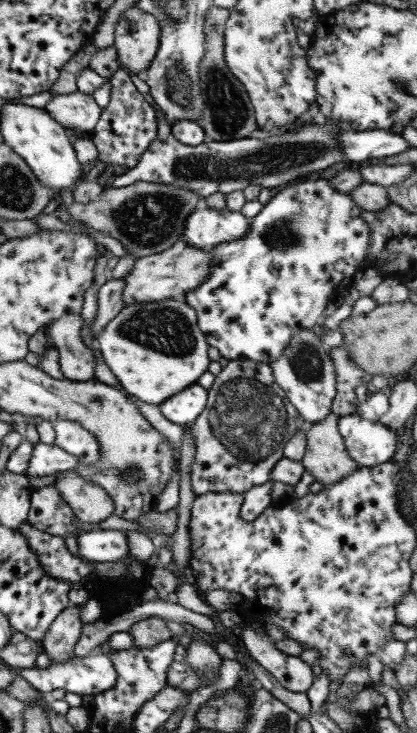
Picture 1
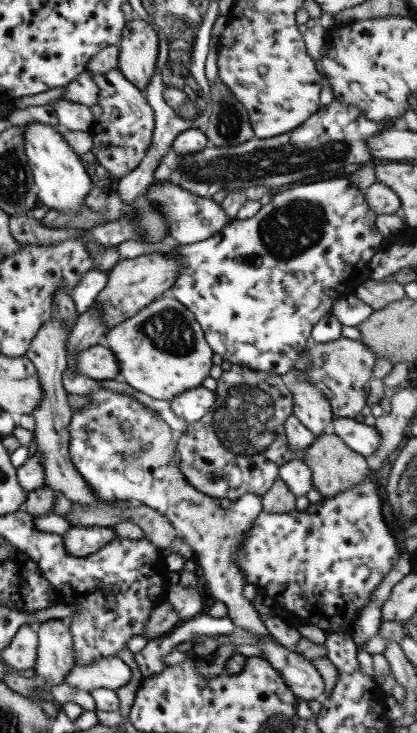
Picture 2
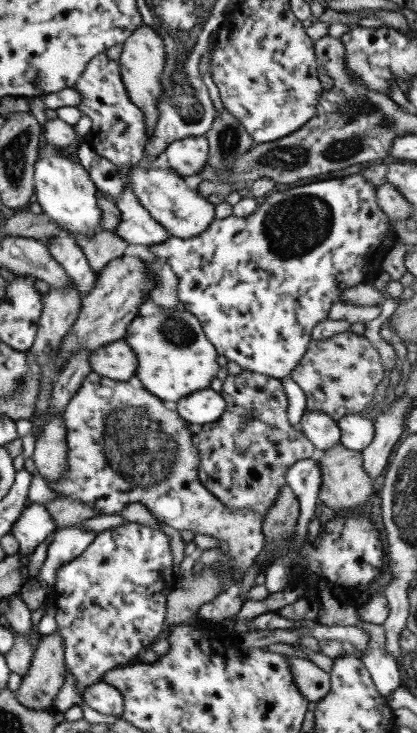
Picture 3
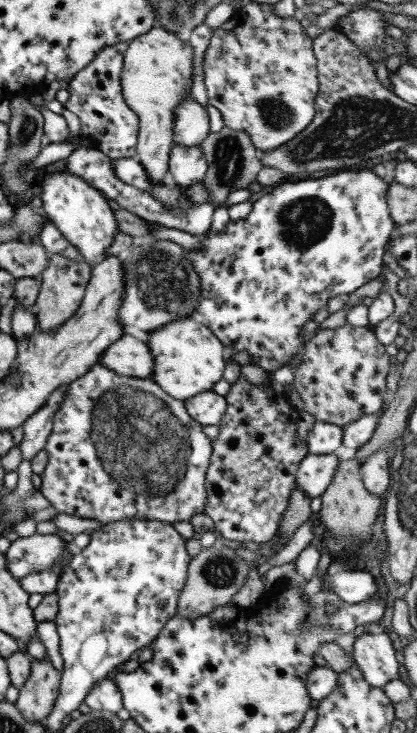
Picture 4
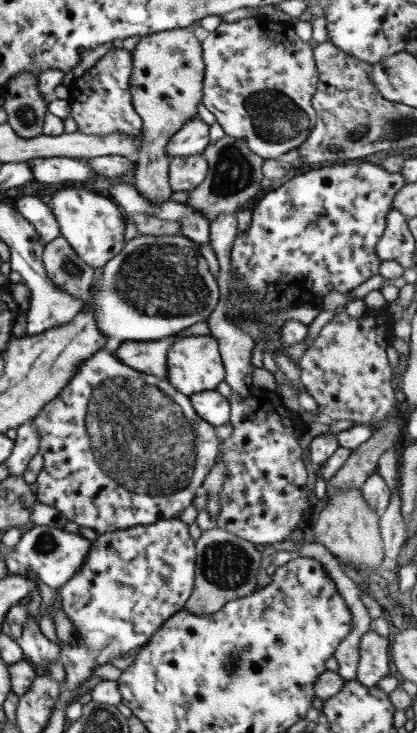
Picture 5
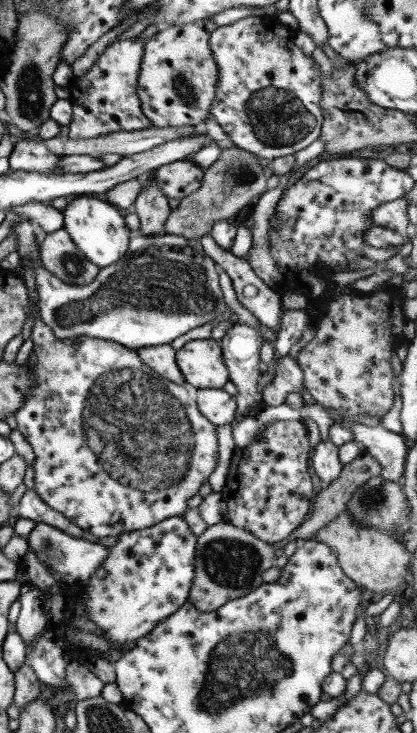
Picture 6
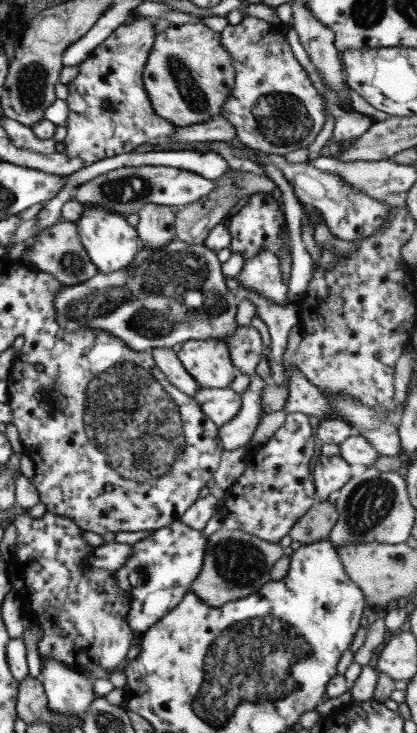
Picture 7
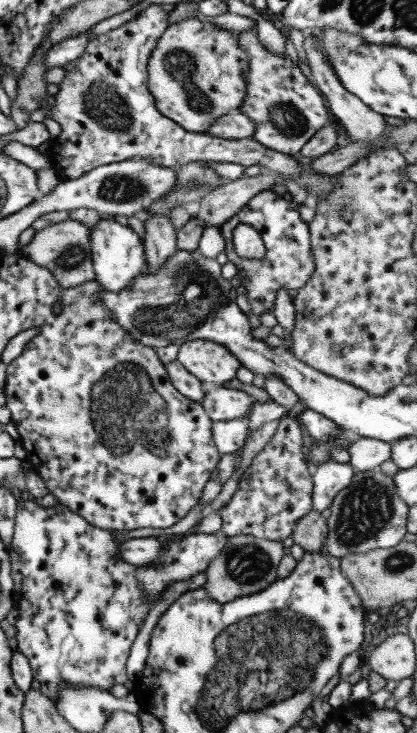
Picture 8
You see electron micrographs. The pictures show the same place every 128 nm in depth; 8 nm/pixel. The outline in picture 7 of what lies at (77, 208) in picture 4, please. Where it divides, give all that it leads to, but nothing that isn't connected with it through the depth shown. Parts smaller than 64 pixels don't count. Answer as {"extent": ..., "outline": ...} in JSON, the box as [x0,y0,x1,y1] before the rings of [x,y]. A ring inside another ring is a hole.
{"extent":[75,205,140,274],"outline":[[[84,205],[81,217],[75,222],[78,225],[80,240],[90,260],[98,268],[98,273],[110,274],[131,265],[140,246],[140,237],[135,226],[130,226],[125,216],[106,210],[104,206]]]}

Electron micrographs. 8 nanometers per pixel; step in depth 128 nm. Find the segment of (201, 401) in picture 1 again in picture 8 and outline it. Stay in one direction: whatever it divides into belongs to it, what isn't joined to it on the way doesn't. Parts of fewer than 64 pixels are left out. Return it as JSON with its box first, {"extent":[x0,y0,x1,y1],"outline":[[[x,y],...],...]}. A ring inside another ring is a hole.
{"extent":[201,386,255,422],"outline":[[[221,386],[205,394],[201,406],[208,413],[208,417],[215,422],[245,418],[249,416],[255,402],[252,396],[242,390]]]}

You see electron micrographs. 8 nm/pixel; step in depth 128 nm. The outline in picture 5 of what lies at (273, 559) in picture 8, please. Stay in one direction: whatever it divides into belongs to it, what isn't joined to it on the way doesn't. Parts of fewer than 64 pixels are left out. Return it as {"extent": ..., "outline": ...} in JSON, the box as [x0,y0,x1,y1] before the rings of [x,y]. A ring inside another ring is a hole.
{"extent":[184,526,262,615],"outline":[[[212,526],[198,538],[195,542],[195,578],[192,594],[186,601],[184,608],[195,615],[214,614],[220,610],[227,602],[245,597],[256,591],[258,580],[256,576],[260,574],[260,564],[262,564],[262,553],[256,545],[244,538],[239,538],[234,534],[229,534],[226,530]]]}

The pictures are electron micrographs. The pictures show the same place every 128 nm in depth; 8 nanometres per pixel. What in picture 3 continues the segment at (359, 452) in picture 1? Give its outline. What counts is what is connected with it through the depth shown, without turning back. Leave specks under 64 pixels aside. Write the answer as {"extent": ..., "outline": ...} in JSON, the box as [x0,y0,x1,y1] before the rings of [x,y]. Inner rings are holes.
{"extent":[337,413,375,452],"outline":[[[365,413],[346,416],[337,422],[341,431],[341,443],[348,450],[361,452],[373,442],[375,420],[370,420]]]}

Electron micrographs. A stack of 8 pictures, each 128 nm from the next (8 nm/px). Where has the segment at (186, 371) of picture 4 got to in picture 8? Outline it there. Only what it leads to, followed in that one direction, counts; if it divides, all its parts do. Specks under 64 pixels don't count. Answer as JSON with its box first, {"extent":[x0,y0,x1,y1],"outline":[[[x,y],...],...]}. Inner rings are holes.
{"extent":[177,339,240,384],"outline":[[[204,339],[189,340],[179,346],[177,361],[202,382],[223,384],[235,378],[240,360],[224,345]]]}

